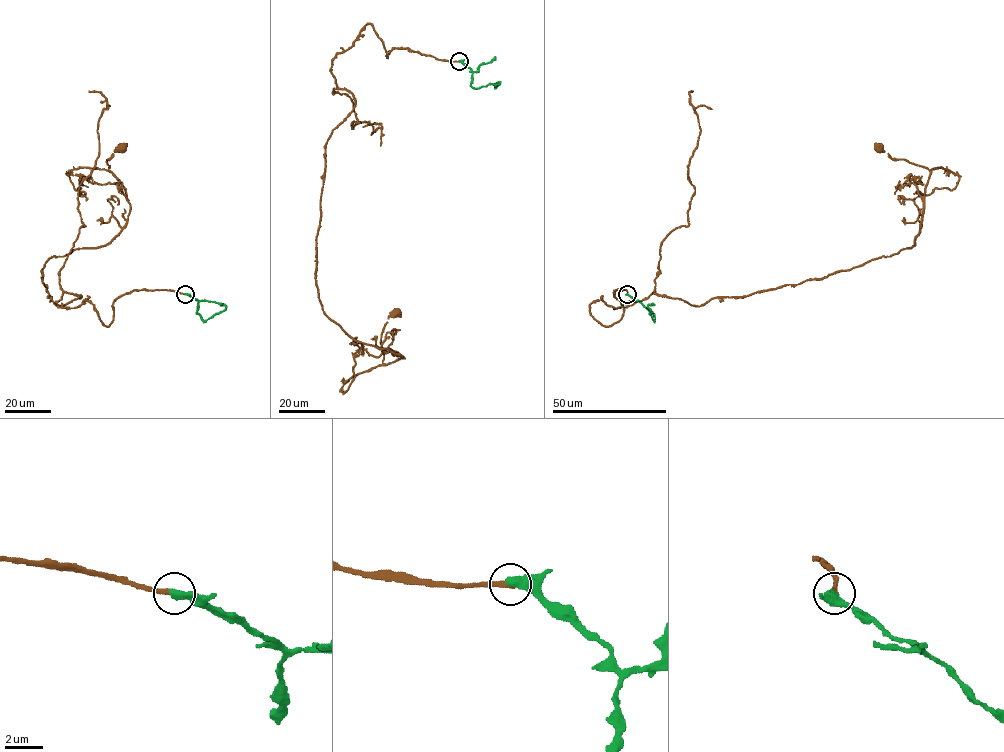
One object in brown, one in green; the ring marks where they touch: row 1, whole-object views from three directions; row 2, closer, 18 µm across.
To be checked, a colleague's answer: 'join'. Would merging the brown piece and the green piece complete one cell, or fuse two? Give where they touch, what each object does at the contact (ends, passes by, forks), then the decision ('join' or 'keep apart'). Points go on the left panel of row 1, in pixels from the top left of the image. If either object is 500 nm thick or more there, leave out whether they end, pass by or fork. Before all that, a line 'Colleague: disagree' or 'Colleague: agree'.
Colleague: agree
place (185, 294); brown ends; green ends; join

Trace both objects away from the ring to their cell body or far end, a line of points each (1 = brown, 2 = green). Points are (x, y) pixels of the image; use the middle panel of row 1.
1: (459, 61), (371, 24), (333, 59), (318, 297), (384, 364), (396, 312)
2: (459, 61), (471, 70), (471, 86), (474, 88), (500, 82), (494, 88)

